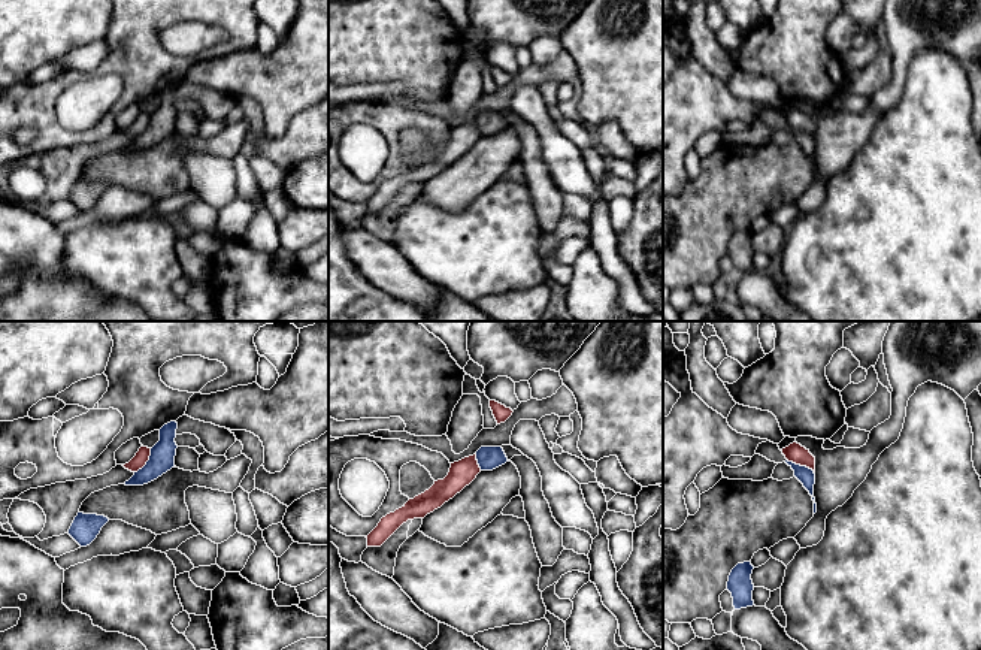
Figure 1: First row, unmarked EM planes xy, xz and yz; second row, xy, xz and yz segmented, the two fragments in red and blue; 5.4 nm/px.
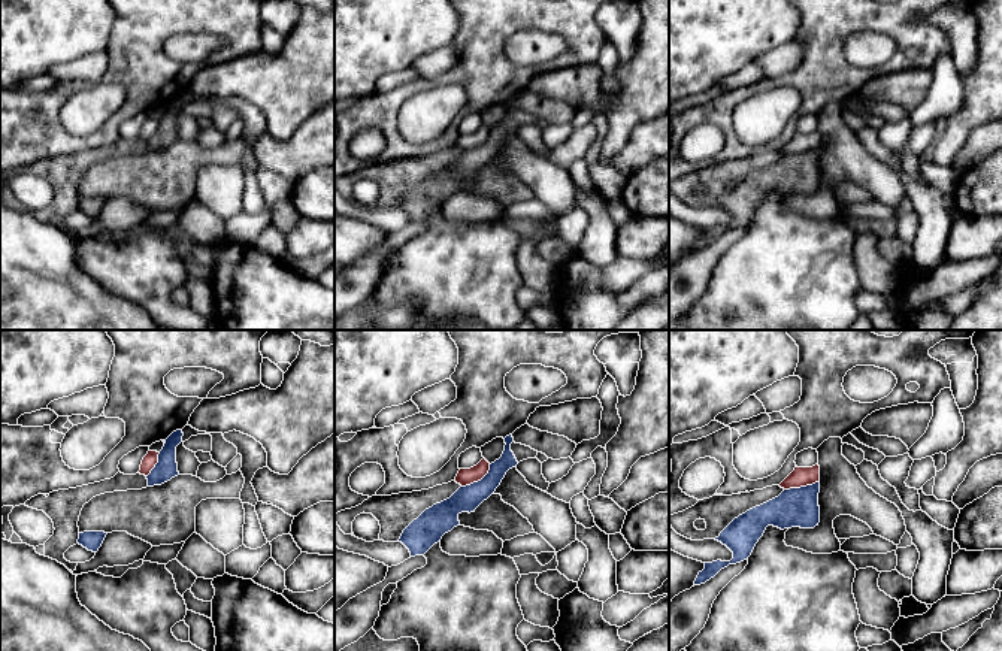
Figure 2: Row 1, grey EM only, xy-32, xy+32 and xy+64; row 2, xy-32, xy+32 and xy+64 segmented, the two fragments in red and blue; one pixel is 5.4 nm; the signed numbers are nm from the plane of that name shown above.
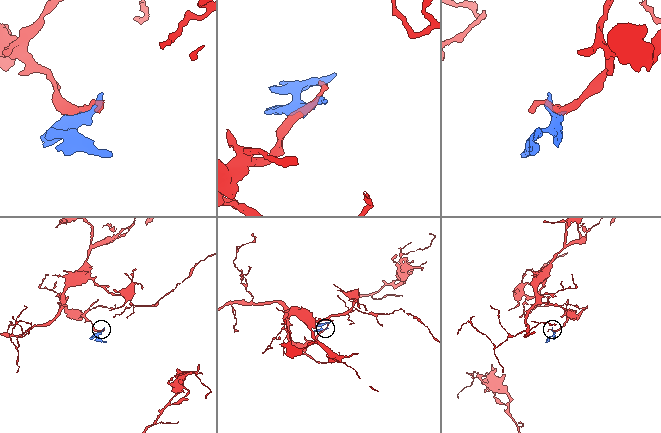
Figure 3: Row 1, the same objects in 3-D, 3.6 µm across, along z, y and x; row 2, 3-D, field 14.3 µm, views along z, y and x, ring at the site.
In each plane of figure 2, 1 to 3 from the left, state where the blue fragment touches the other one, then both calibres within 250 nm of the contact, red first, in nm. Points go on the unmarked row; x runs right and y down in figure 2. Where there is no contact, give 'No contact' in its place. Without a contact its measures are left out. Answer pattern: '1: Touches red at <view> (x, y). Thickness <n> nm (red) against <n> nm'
1: Touches red at xy-32 (156, 129). Thickness 80 nm (red) against 120 nm
2: Touches red at xy+32 (478, 145). Thickness 90 nm (red) against 140 nm
3: Touches red at xy+64 (801, 151). Thickness 110 nm (red) against 200 nm

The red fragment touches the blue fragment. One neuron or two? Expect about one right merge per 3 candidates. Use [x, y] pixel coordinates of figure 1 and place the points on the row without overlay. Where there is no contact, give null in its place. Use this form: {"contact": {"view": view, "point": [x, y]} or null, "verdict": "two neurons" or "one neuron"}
{"contact": {"view": "xy", "point": [147, 126]}, "verdict": "two neurons"}

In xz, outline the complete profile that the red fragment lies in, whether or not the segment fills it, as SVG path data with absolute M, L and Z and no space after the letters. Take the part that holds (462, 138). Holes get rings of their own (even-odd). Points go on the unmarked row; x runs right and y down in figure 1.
M476 120L451 129L449 137L443 145L435 146L429 155L382 182L378 191L366 202L367 212L381 212L408 185L424 184L440 173L469 151L479 137Z

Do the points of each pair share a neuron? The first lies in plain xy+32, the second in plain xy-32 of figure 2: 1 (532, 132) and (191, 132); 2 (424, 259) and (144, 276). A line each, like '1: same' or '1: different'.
1: same
2: same

